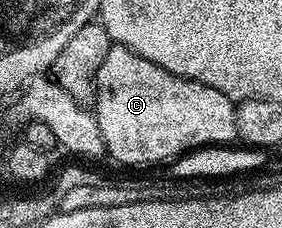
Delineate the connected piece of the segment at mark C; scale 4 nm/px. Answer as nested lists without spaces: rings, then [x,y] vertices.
[[[115,49],[115,53],[105,55],[101,71],[97,71],[93,112],[106,156],[123,165],[155,165],[158,161],[170,163],[203,146],[230,146],[239,135],[235,106],[236,102],[221,91],[200,81],[173,75],[149,59],[139,61],[139,57],[123,53],[123,49]]]

